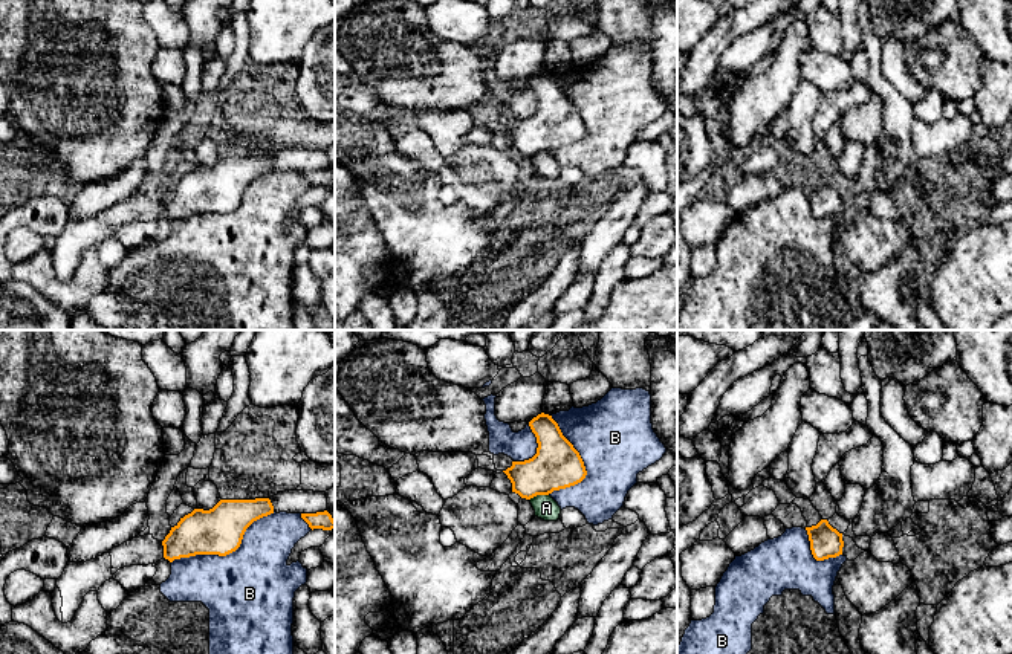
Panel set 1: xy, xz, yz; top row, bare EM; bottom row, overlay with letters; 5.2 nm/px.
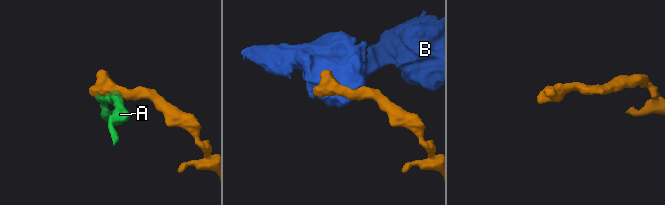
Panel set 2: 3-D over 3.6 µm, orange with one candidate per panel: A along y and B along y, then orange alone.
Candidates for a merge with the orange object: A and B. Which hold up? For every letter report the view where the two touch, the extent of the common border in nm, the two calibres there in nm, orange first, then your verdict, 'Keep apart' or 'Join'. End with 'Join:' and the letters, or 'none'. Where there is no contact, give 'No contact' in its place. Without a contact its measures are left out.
A: Touches orange in xz. Shared border 110 nm. Thickness 260 nm (orange) against 120 nm. Keep apart
B: Touches orange in xy. Shared border 600 nm. Thickness 260 nm (orange) against 460 nm. Keep apart
Join: none

